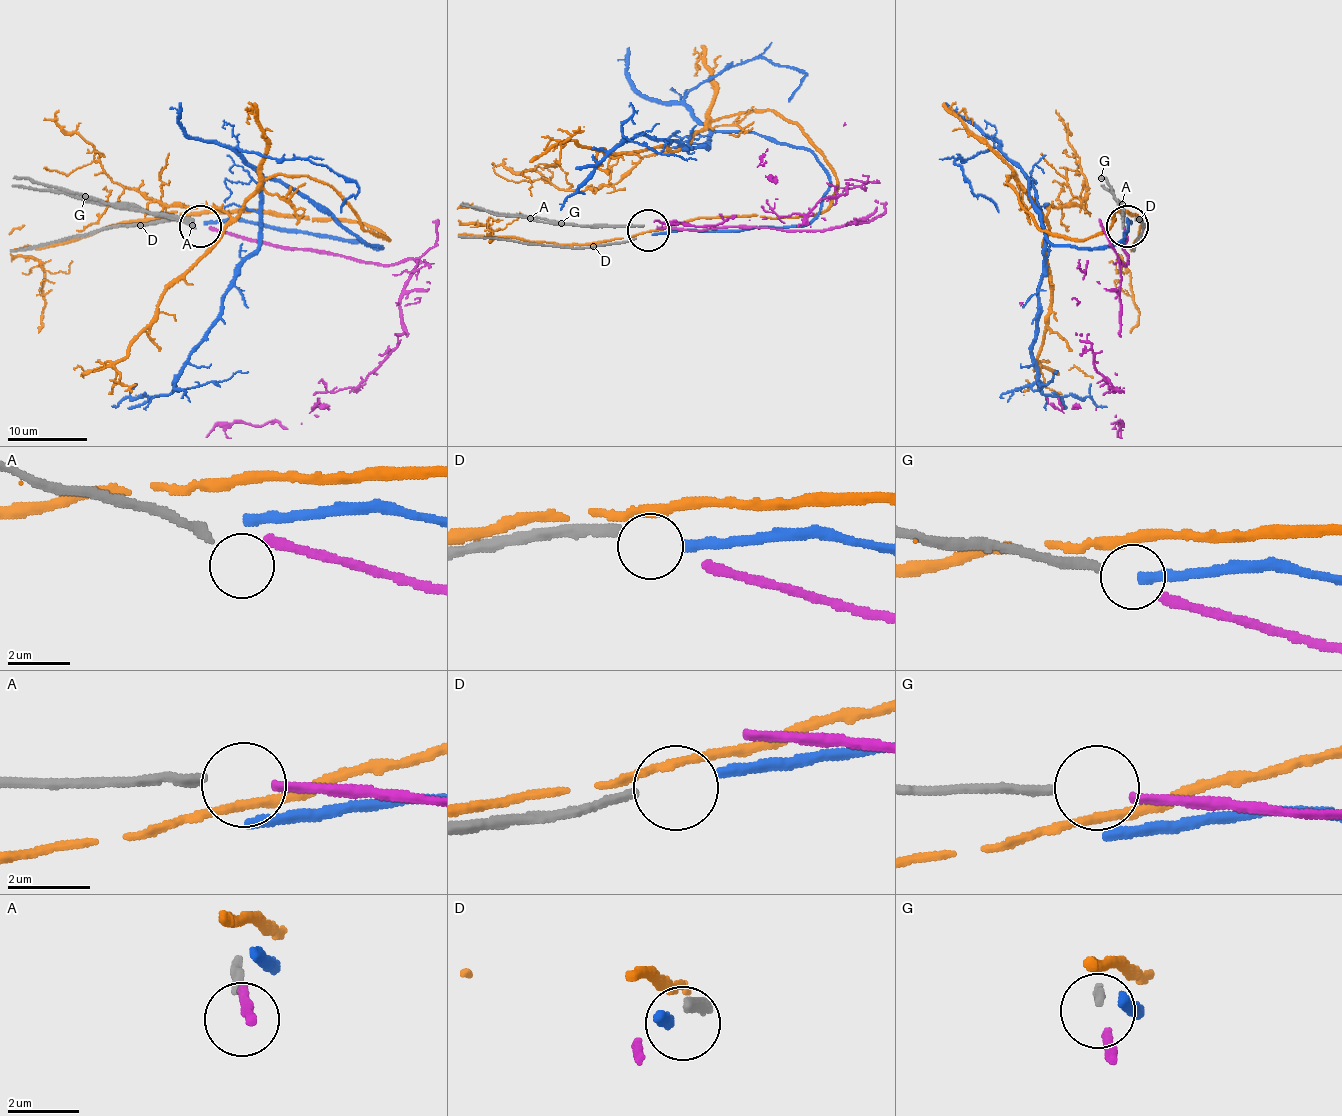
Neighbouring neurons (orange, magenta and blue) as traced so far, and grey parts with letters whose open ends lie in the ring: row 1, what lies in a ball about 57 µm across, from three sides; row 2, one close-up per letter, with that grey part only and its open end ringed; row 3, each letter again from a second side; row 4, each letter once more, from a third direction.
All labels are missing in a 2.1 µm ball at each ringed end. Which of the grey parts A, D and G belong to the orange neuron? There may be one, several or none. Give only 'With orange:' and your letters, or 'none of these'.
With orange: none of these

